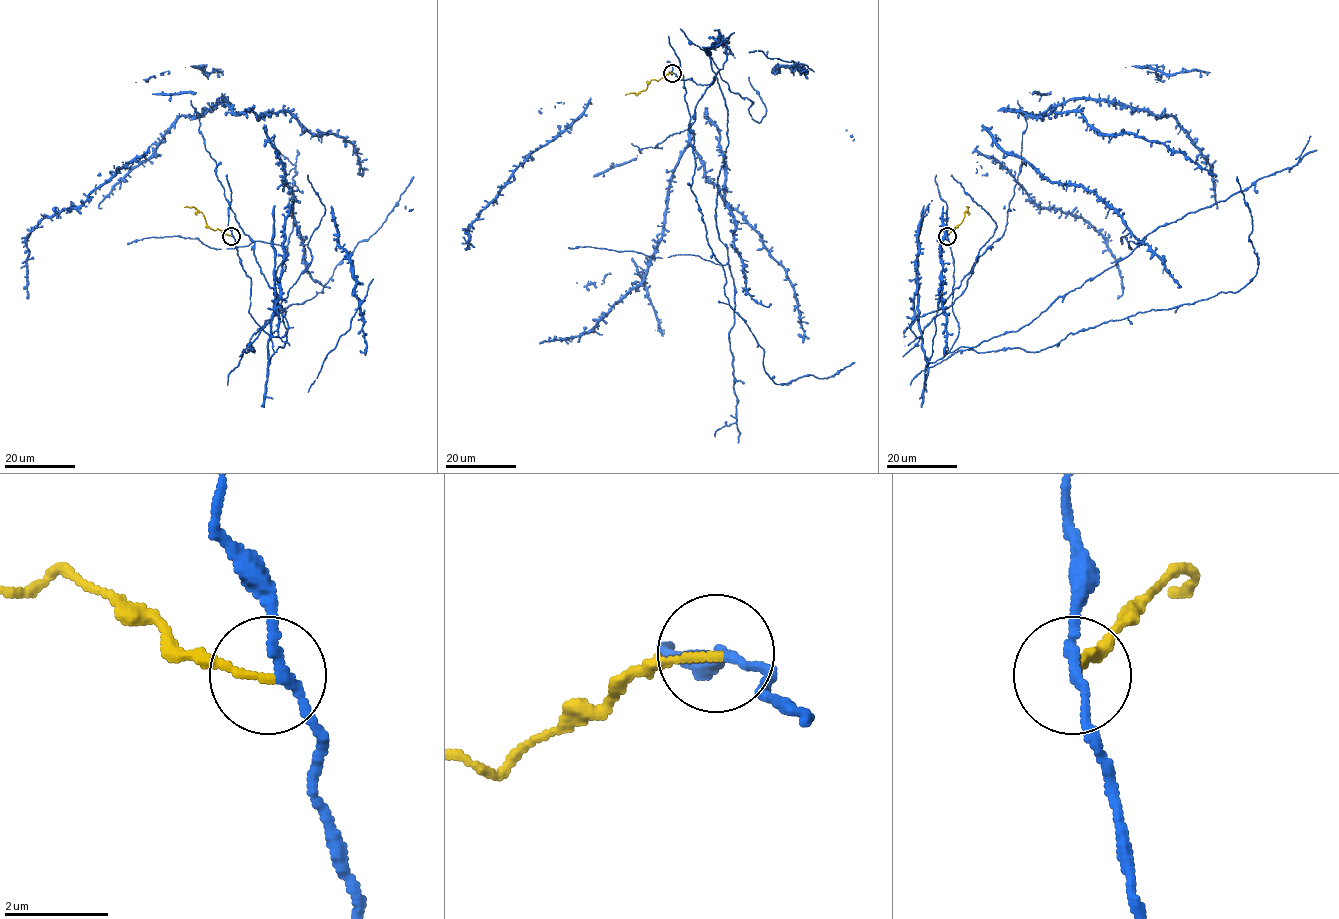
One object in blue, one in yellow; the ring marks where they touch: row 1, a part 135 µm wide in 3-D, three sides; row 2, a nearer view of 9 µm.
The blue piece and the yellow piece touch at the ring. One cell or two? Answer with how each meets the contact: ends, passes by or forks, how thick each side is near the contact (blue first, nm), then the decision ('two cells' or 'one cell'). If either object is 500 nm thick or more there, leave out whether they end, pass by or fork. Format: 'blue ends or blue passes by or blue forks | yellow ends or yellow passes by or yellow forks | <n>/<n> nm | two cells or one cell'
blue passes by | yellow ends | 160/150 nm | two cells

